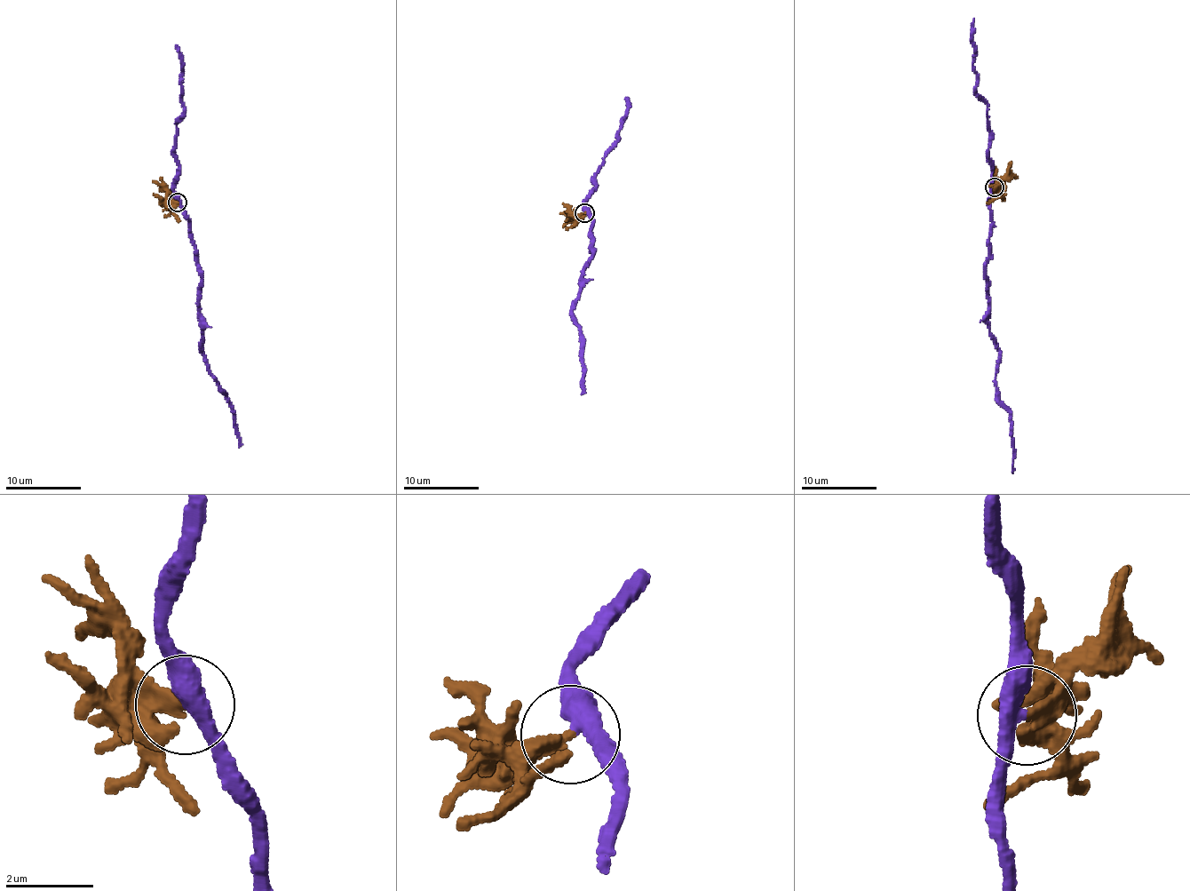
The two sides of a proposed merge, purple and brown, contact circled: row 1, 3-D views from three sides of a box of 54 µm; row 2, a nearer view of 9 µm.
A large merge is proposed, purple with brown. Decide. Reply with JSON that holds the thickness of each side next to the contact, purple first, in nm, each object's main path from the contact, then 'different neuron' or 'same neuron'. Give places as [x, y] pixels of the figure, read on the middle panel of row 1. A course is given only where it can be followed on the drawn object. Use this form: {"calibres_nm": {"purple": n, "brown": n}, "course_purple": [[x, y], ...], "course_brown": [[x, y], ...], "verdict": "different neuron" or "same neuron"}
{"calibres_nm": {"purple": 380, "brown": 320}, "course_purple": [[585, 213], [592, 222], [592, 253], [583, 271], [572, 318], [583, 357], [581, 394]], "course_brown": [[585, 213], [560, 212]], "verdict": "different neuron"}

